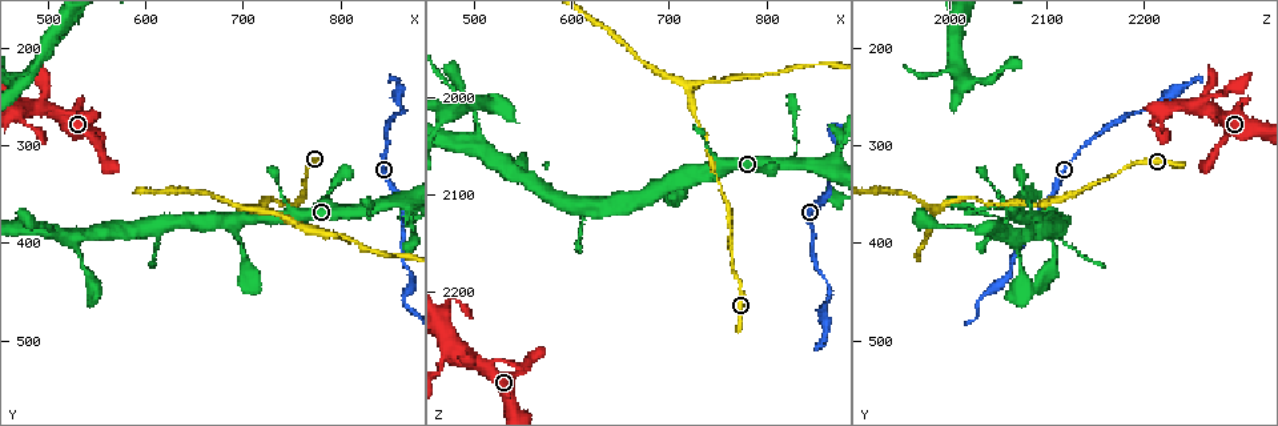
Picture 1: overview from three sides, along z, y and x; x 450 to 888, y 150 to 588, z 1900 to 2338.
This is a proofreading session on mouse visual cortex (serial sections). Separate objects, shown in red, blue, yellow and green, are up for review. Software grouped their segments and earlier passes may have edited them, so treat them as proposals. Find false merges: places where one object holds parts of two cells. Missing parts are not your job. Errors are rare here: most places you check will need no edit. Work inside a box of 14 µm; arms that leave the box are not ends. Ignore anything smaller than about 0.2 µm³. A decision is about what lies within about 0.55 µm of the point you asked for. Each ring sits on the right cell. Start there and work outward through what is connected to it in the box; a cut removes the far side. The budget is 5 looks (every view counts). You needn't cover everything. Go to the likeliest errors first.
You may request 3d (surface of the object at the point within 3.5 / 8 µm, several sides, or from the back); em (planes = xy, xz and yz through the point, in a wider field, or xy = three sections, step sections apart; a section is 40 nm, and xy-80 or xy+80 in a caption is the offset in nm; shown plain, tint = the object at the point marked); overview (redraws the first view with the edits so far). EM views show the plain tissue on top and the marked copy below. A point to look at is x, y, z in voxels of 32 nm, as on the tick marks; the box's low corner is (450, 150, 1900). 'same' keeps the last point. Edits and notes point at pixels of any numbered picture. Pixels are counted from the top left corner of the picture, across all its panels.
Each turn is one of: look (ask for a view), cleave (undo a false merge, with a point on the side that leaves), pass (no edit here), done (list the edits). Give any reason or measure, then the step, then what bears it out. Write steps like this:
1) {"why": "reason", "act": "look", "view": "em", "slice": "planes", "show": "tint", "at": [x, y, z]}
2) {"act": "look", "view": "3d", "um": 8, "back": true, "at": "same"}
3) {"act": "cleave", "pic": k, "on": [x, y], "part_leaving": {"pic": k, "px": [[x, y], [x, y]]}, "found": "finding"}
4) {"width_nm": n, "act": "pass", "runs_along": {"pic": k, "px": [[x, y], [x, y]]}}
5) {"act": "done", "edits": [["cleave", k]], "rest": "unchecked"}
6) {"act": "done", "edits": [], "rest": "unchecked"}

{"why": "three-way junction", "act": "look", "view": "3d", "um": 3.5, "at": [720, 370, 1995]}

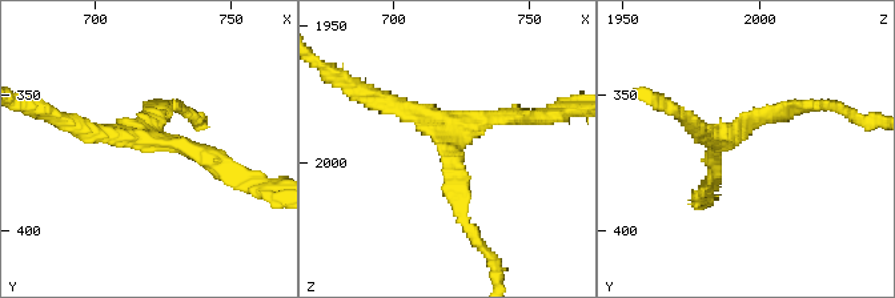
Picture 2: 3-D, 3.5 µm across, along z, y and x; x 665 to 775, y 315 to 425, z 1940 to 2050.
{"arms": 3, "arm_widths_nm": [200, 200, 200], "why": "need the tissue", "act": "look", "view": "em", "slice": "xy", "step": 3, "show": "tint", "at": [721, 365, 1992]}

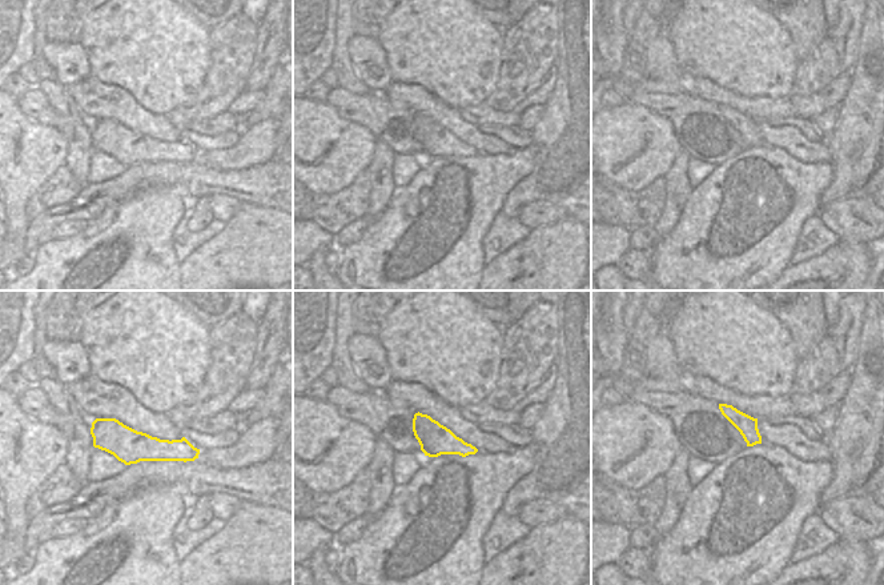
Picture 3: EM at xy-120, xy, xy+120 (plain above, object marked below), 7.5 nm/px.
{"act": "pass", "runs_along": {"pic": 3, "px": [[95, 425], [129, 447], [195, 455]]}, "found": "continuous, no second cell"}

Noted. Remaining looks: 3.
{"why": "sharp bend", "act": "look", "view": "3d", "um": 8, "at": [865, 460, 2030]}

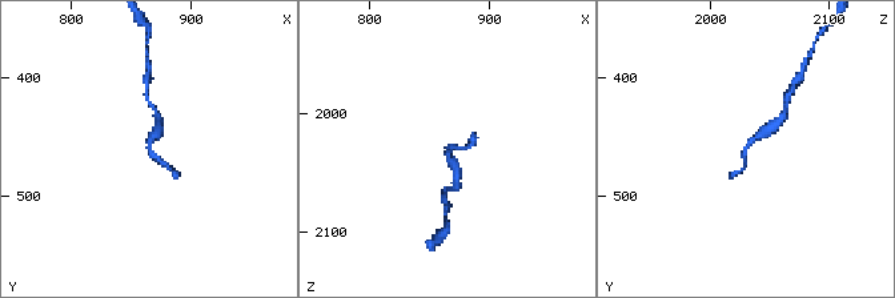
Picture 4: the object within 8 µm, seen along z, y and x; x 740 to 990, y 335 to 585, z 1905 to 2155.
{"act": "look", "view": "3d", "um": 3.5, "at": [864, 460, 2032]}

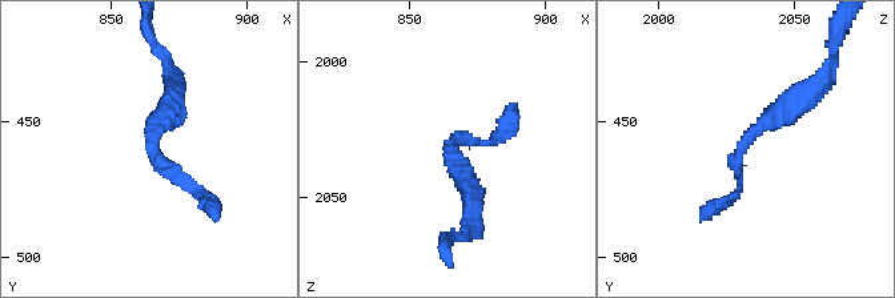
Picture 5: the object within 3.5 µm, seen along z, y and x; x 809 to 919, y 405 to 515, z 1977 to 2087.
{"arm_widths_nm": [100, 300], "why": "now the EM", "act": "look", "view": "em", "slice": "planes", "show": "tint", "at": [866, 460, 2030]}

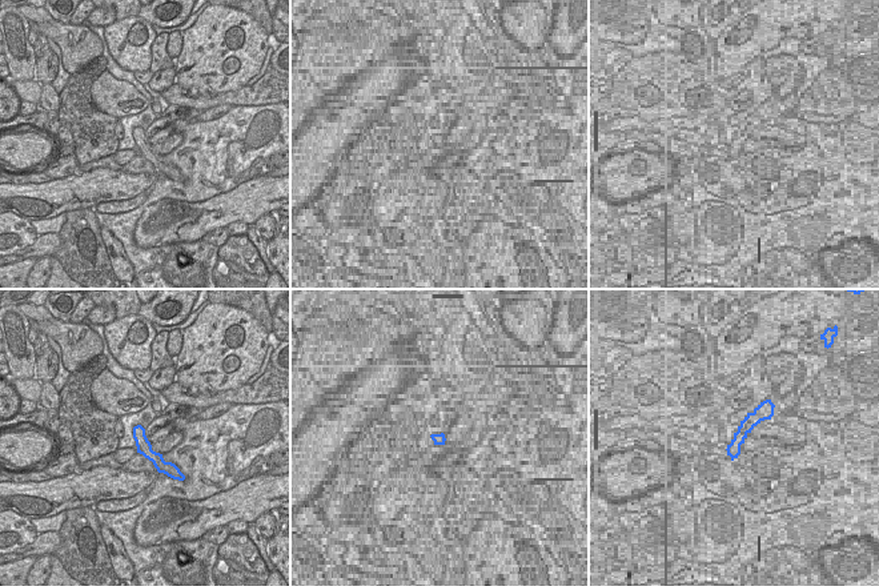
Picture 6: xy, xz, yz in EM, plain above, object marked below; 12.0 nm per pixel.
{"act": "pass", "runs_along": {"pic": 5, "px": [[806, 95], [745, 140], [738, 189], [721, 205]]}, "found": "all the same cell"}

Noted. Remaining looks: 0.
{"act": "done", "edits": [], "rest": "unchecked"}

